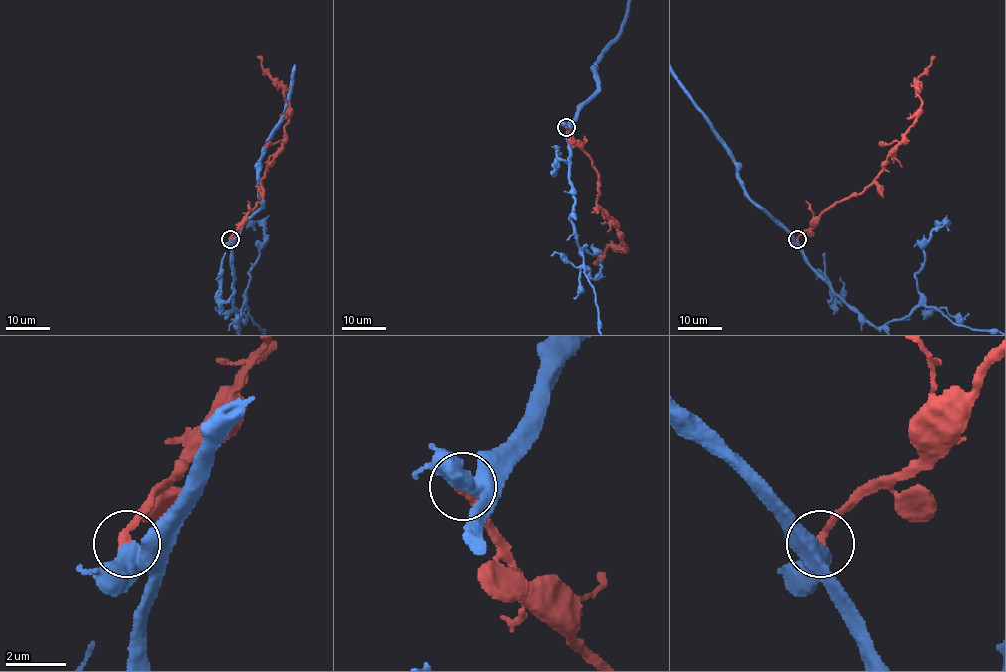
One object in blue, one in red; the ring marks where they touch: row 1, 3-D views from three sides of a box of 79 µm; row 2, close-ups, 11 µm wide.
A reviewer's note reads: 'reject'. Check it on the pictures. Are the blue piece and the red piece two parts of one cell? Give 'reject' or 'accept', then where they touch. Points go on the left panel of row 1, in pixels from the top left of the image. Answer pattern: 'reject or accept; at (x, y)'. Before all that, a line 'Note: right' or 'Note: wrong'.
Note: wrong
accept; at (230, 239)

